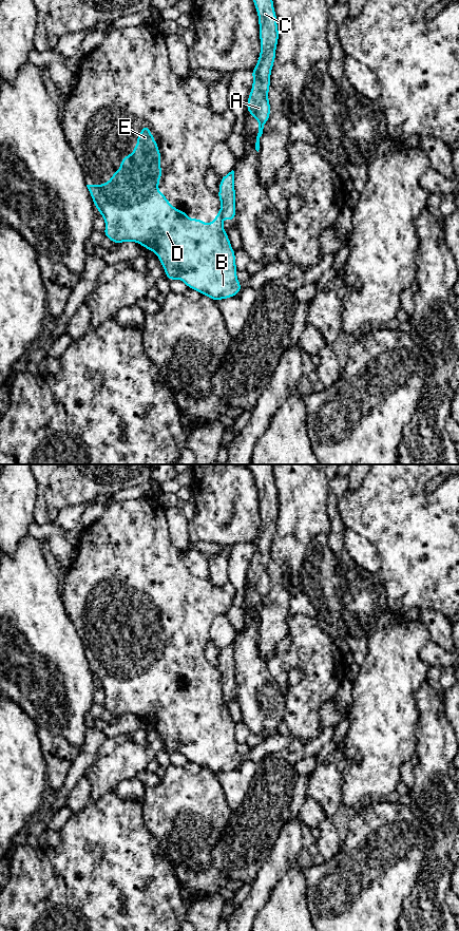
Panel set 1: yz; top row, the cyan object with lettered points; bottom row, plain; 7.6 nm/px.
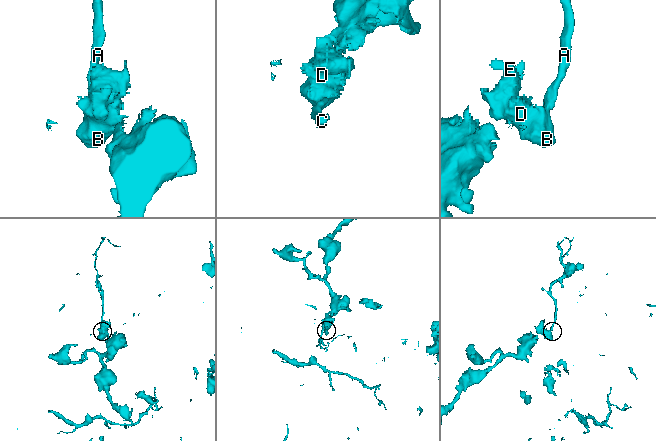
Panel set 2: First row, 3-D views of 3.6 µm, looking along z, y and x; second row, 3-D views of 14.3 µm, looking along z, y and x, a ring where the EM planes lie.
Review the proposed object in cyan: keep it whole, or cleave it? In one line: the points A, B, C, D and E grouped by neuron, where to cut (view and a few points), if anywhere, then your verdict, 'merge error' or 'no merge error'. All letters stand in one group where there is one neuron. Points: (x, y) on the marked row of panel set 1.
groups A C / B D E; cut yz (220, 210), (223, 216); merge error

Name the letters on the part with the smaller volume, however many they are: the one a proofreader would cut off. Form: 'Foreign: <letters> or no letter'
Foreign: A, C

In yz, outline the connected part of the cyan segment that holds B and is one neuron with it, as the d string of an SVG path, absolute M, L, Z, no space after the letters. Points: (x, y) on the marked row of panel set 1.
M142 126L133 154L127 154L120 160L120 168L112 173L112 179L102 185L87 185L98 212L104 218L104 236L116 245L132 241L154 251L170 282L179 279L188 288L215 302L236 296L242 286L236 278L235 253L224 230L222 211L212 223L206 224L199 218L189 218L183 210L176 210L158 191L162 175L161 158L150 127Z

